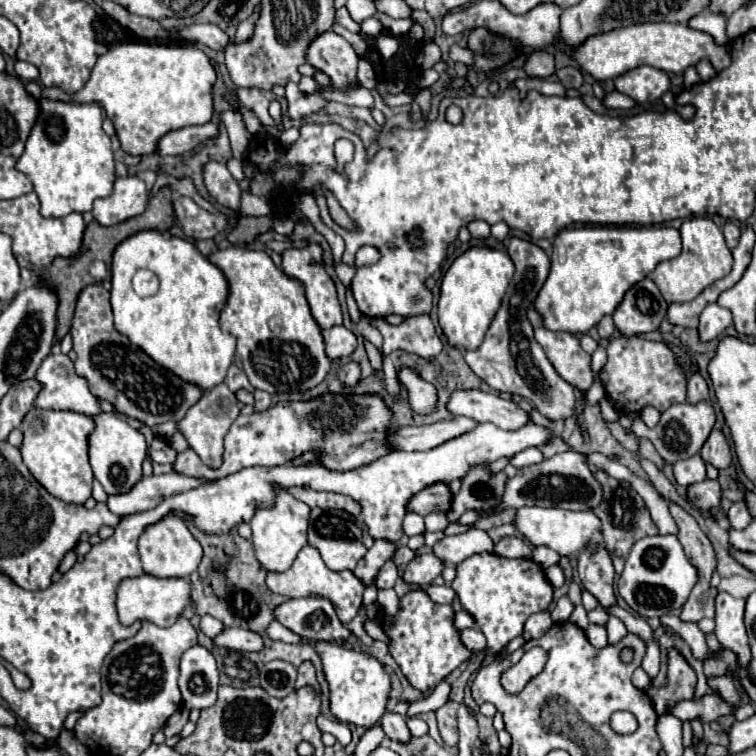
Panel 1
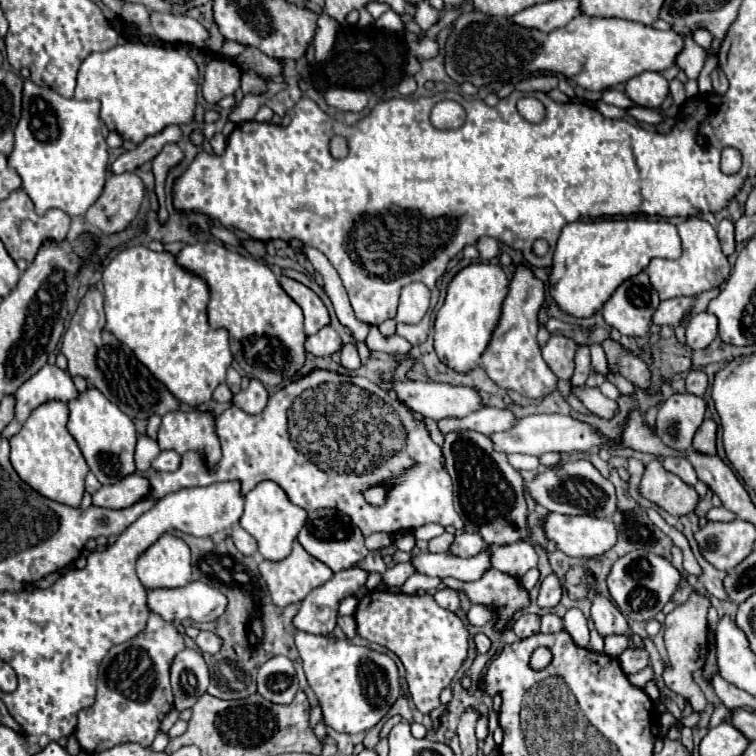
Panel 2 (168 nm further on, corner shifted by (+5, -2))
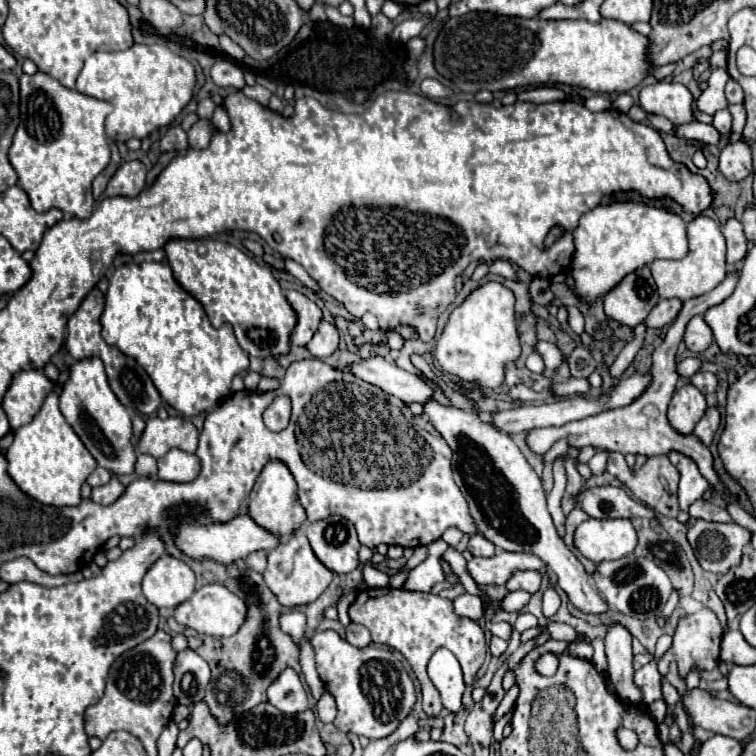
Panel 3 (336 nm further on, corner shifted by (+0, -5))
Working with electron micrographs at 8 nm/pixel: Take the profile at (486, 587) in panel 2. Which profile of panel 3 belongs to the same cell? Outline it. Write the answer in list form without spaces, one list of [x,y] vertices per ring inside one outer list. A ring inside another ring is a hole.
[[[435,540],[433,544],[429,544],[429,558],[409,572],[409,578],[407,578],[403,588],[429,592],[435,582],[443,582],[445,580],[445,576],[441,574],[439,562],[437,562],[437,558],[439,558],[439,542],[441,540]]]

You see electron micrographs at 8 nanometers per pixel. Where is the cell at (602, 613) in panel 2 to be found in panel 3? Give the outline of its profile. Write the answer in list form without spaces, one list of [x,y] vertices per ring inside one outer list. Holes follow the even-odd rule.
[[[613,622],[607,626],[607,634],[605,634],[605,654],[607,654],[607,672],[611,682],[617,688],[617,694],[625,700],[625,702],[633,702],[633,704],[643,704],[641,692],[639,688],[633,684],[633,666],[631,666],[631,632],[619,624]]]

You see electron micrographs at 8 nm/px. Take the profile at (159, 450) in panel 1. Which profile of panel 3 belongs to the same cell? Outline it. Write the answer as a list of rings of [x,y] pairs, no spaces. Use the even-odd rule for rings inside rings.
[[[169,450],[167,456],[159,458],[159,478],[169,482],[191,482],[197,476],[199,462],[195,454],[183,450]]]

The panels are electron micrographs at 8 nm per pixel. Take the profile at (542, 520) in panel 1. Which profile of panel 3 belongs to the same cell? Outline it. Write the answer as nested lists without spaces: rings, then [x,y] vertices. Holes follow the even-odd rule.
[[[589,518],[577,526],[573,544],[585,558],[599,564],[631,554],[637,544],[637,534],[629,520]]]

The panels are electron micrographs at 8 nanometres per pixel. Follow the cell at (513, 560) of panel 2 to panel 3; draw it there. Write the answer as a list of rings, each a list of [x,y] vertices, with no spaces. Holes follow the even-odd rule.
[[[517,570],[511,574],[511,578],[507,580],[507,590],[527,590],[531,594],[535,594],[541,586],[541,572],[537,570]]]

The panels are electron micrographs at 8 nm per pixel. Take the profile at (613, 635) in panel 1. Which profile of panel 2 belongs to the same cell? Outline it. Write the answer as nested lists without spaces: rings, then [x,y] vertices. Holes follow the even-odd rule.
[[[610,635],[610,637],[604,639],[604,643],[606,643],[604,653],[610,655],[610,657],[618,657],[618,655],[628,647],[626,635]]]

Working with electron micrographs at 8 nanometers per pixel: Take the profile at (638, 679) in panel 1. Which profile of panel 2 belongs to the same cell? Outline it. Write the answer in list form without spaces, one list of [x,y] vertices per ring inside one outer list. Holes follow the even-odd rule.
[[[626,649],[626,651],[618,657],[618,661],[620,661],[622,671],[624,671],[626,675],[638,673],[640,669],[644,669],[644,667],[650,663],[646,649]]]

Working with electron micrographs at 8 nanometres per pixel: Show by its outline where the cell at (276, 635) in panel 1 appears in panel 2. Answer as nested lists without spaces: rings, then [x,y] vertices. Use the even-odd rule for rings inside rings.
[[[296,631],[294,639],[304,661],[304,673],[322,705],[324,721],[330,729],[342,733],[368,731],[400,697],[398,667],[390,655],[358,647],[346,639],[310,635],[304,631]]]

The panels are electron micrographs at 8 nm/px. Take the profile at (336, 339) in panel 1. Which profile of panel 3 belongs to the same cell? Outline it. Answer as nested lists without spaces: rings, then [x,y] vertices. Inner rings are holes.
[[[321,322],[319,330],[315,332],[315,336],[307,344],[307,348],[309,348],[309,352],[315,358],[327,358],[327,356],[331,356],[339,348],[337,328],[333,324],[329,324],[329,322]]]

